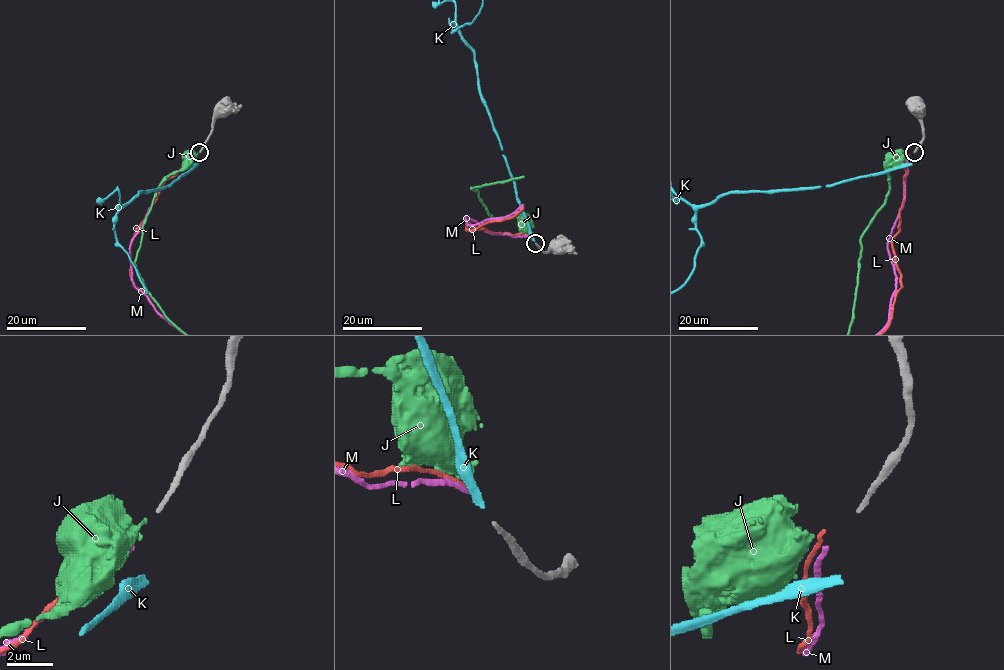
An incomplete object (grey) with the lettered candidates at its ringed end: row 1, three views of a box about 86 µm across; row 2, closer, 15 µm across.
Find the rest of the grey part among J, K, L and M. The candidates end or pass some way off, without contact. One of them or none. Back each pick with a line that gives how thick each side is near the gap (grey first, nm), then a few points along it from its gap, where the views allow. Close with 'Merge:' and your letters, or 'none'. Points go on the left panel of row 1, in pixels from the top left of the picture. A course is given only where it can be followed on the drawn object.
M: 200 nm thick on the grey side, 190 nm on the other
Merge: M

